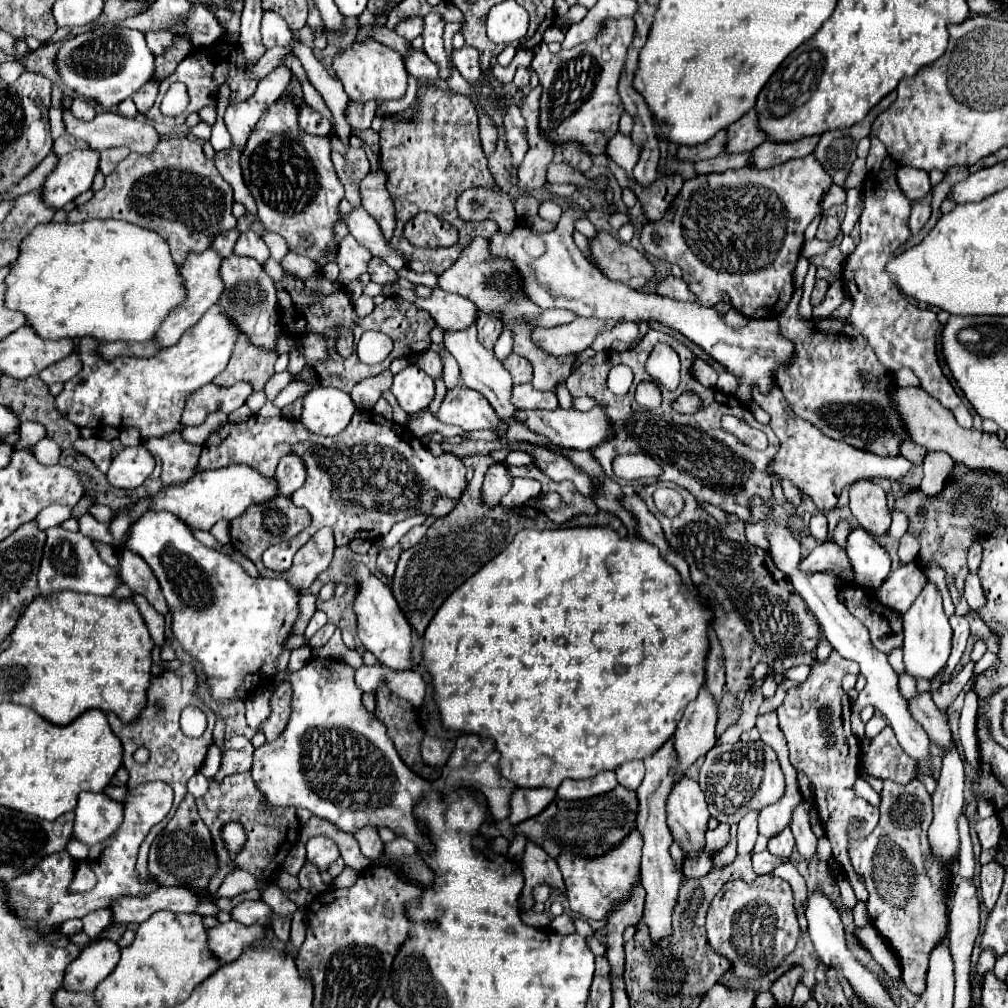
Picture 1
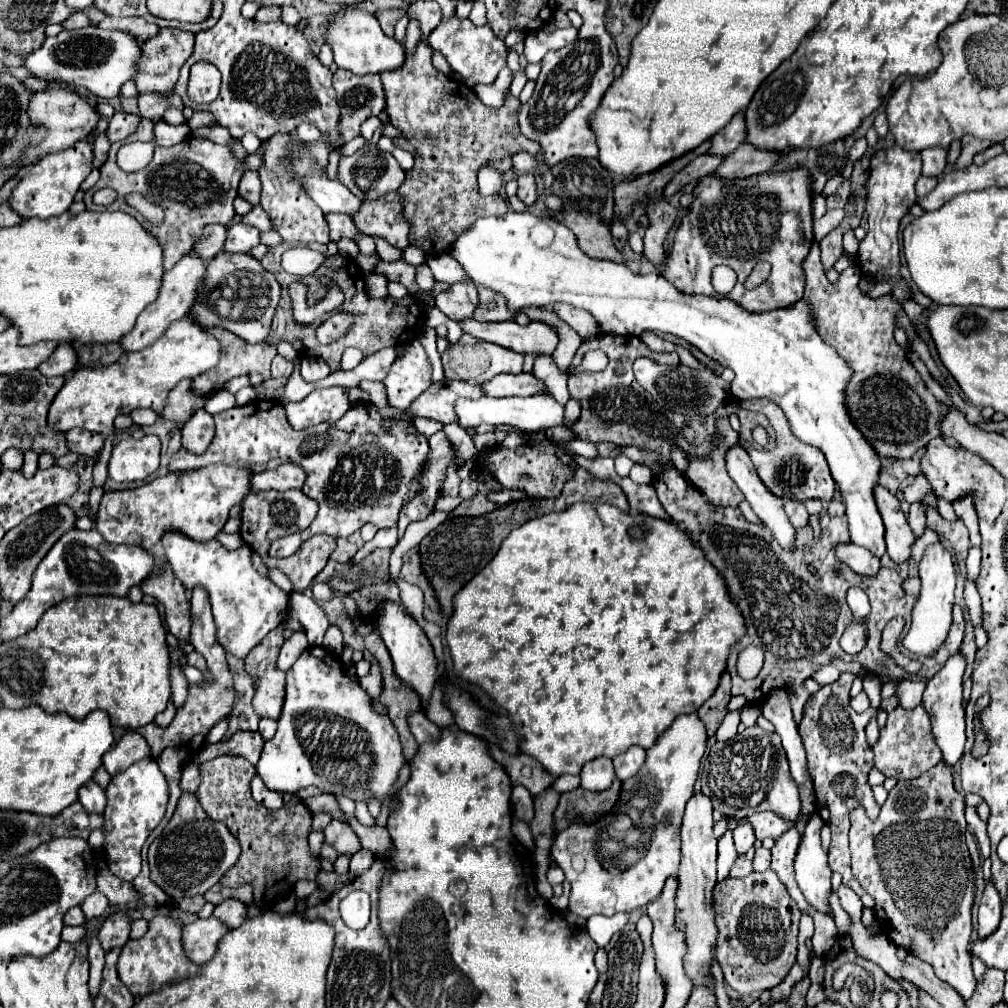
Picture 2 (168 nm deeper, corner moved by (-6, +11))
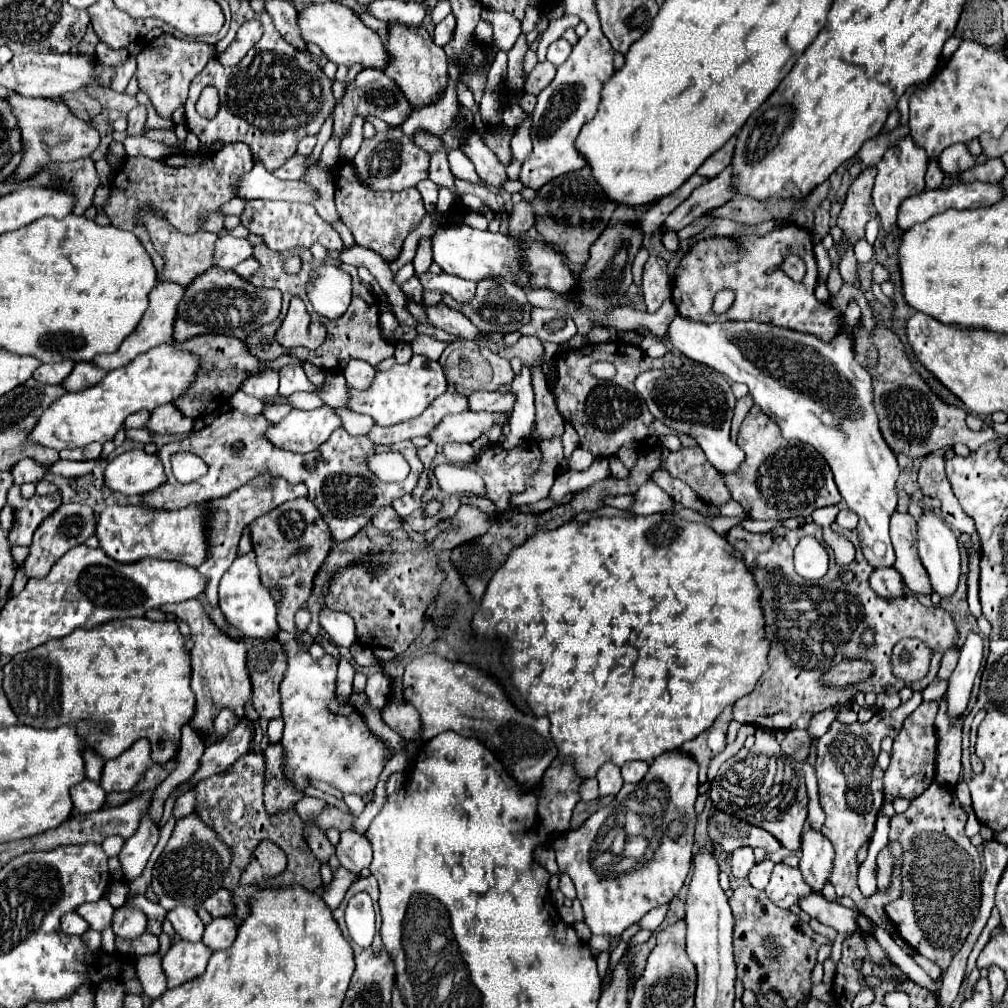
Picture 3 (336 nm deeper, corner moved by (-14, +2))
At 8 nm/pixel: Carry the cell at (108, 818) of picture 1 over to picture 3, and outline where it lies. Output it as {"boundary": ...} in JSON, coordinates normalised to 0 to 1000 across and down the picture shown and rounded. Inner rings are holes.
{"boundary":[[[86,773],[70,783],[70,793],[78,807],[92,807],[92,805],[102,803],[104,791],[106,787],[100,783],[100,779],[86,775]]]}

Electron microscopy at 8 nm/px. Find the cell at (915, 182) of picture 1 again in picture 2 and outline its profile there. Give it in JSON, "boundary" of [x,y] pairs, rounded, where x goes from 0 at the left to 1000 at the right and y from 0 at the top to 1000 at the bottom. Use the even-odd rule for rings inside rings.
{"boundary":[[[936,145],[918,147],[914,151],[916,173],[918,175],[932,175],[938,169],[938,165],[939,165],[939,153],[941,153],[941,147],[936,147]]]}

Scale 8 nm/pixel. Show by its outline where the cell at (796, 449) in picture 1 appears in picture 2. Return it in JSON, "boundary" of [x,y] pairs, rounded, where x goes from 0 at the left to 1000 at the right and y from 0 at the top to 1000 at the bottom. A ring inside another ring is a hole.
{"boundary":[[[735,397],[733,405],[761,413],[765,425],[769,427],[771,440],[765,446],[751,446],[739,438],[735,440],[741,446],[741,450],[745,452],[745,458],[747,458],[749,466],[753,468],[753,474],[761,482],[761,486],[775,496],[799,498],[805,494],[813,494],[813,496],[822,498],[828,488],[828,478],[824,476],[816,448],[813,448],[813,444],[805,444],[803,440],[797,440],[793,435],[785,433],[785,425],[781,425],[781,415],[777,413],[777,407],[769,405],[769,401],[765,401],[763,397]]]}

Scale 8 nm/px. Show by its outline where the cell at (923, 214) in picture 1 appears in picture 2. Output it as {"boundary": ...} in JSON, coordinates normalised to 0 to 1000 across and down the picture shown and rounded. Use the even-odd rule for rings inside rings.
{"boundary":[[[912,175],[910,179],[910,194],[918,194],[920,190],[924,190],[924,187],[928,187],[930,183],[930,175]]]}

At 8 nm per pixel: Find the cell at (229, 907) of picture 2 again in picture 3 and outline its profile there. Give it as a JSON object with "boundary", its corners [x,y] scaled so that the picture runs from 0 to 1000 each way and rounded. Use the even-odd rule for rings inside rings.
{"boundary":[[[215,910],[211,912],[201,926],[203,938],[207,938],[211,943],[227,941],[235,930],[235,916],[229,910]]]}

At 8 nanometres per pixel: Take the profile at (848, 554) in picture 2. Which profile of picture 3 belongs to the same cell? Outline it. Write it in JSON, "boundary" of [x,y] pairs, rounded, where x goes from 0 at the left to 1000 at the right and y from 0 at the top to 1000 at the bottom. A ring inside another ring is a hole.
{"boundary":[[[872,563],[866,564],[862,572],[862,580],[866,582],[868,588],[872,588],[878,594],[886,594],[896,590],[896,576],[894,570],[886,563]]]}

